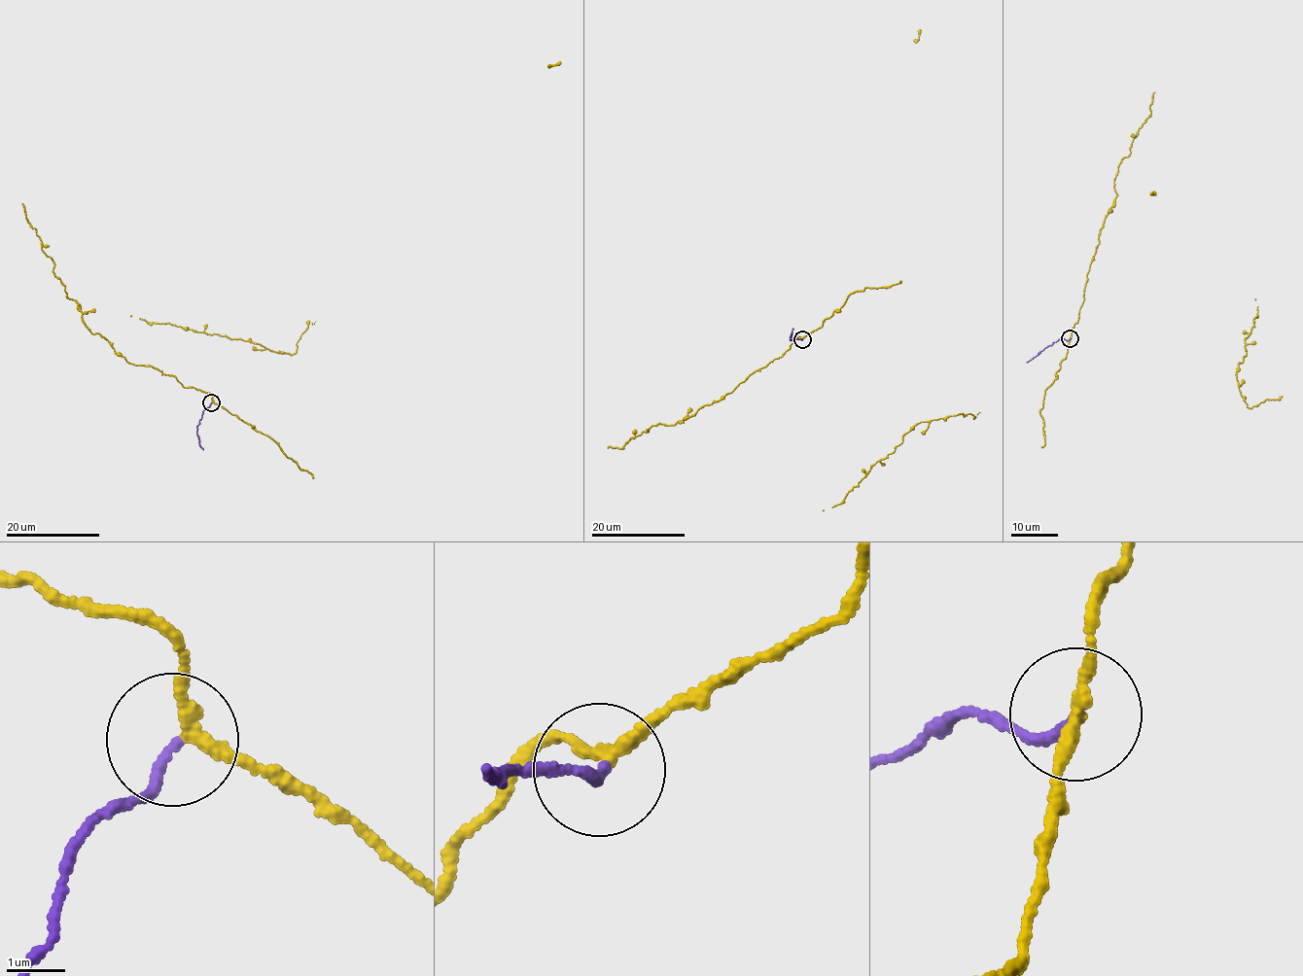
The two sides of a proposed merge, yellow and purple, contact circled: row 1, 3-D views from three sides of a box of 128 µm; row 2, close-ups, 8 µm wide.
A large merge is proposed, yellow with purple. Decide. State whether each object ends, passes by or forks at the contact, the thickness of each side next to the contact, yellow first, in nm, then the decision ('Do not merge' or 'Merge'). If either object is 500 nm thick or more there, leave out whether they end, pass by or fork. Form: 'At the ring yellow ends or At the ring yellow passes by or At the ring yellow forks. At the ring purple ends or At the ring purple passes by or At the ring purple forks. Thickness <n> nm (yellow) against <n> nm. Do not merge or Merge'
At the ring yellow passes by. At the ring purple ends. Thickness 200 nm (yellow) against 160 nm. Do not merge

